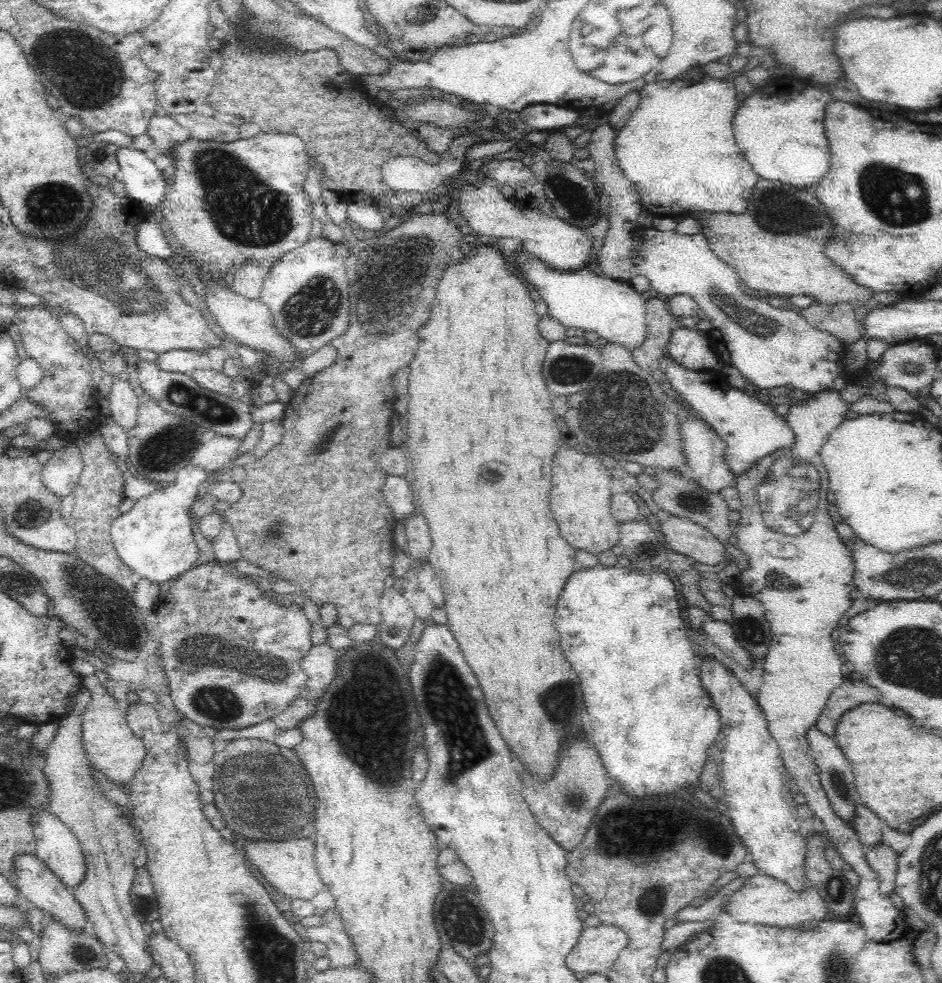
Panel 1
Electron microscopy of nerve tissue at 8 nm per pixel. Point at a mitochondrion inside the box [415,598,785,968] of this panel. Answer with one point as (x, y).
(636, 831)

